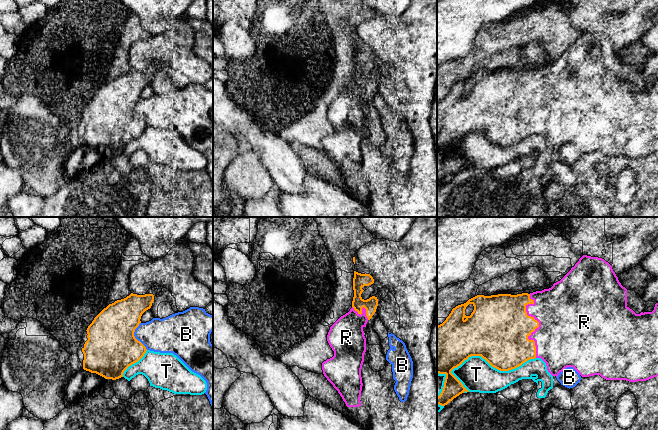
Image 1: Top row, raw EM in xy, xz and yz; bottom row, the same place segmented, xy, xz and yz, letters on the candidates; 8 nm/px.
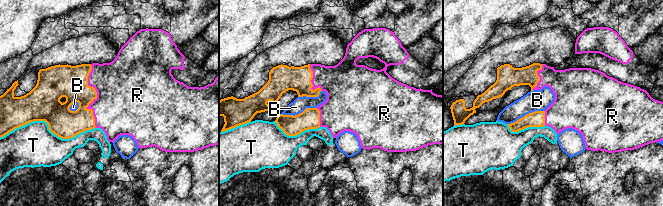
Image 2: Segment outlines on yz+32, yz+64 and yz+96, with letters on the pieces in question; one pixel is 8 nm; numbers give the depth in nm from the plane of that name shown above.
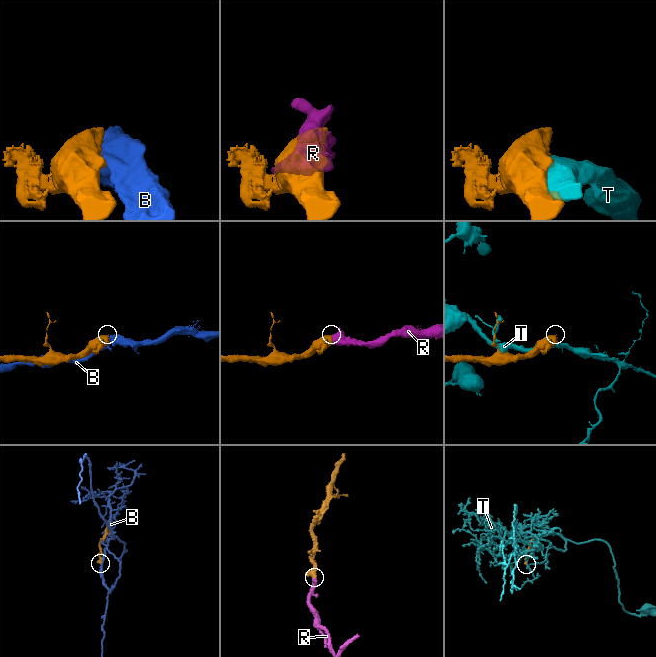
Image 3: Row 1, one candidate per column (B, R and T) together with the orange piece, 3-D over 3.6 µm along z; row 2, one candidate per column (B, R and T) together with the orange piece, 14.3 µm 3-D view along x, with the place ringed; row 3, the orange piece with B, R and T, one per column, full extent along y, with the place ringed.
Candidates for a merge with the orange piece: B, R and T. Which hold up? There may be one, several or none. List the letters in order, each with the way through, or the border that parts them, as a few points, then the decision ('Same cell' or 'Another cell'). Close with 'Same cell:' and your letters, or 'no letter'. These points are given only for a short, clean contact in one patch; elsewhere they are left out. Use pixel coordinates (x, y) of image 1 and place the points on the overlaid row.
B: Boundary: xy (140, 322), (135, 329), (134, 336), (147, 349). Another cell
R: Same cell
T: Another cell
Same cell: R

